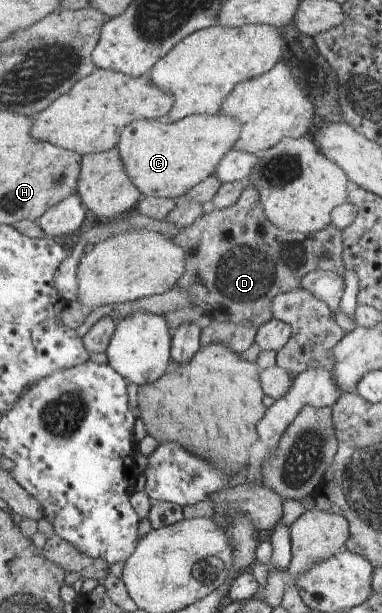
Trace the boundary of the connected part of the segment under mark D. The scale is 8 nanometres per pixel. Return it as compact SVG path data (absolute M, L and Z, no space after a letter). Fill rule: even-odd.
M255 184L247 185L235 205L215 208L175 235L174 240L186 250L186 273L178 287L189 290L195 305L217 320L255 305L261 305L257 307L261 313L280 293L301 287L308 273L346 267L344 229L331 224L315 233L282 230L267 217Z

